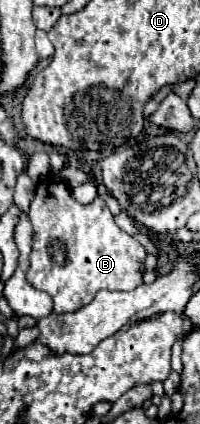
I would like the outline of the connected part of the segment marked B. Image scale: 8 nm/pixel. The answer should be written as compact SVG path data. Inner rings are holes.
M45 181L37 185L29 219L33 225L33 251L27 281L35 289L43 289L51 295L55 313L81 309L93 301L99 289L131 291L143 283L147 251L137 239L115 225L103 199L81 205L73 199L65 183Z

